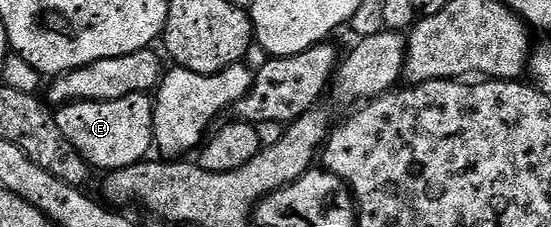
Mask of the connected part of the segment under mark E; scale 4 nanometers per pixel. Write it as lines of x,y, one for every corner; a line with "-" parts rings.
131,94
122,96
122,100
106,100
105,102
69,102
67,106
59,107
55,111
58,128
62,128
62,136
78,148
89,167
100,169
100,172
130,168
130,164
138,164
153,153
154,143
154,108
153,99
148,94

